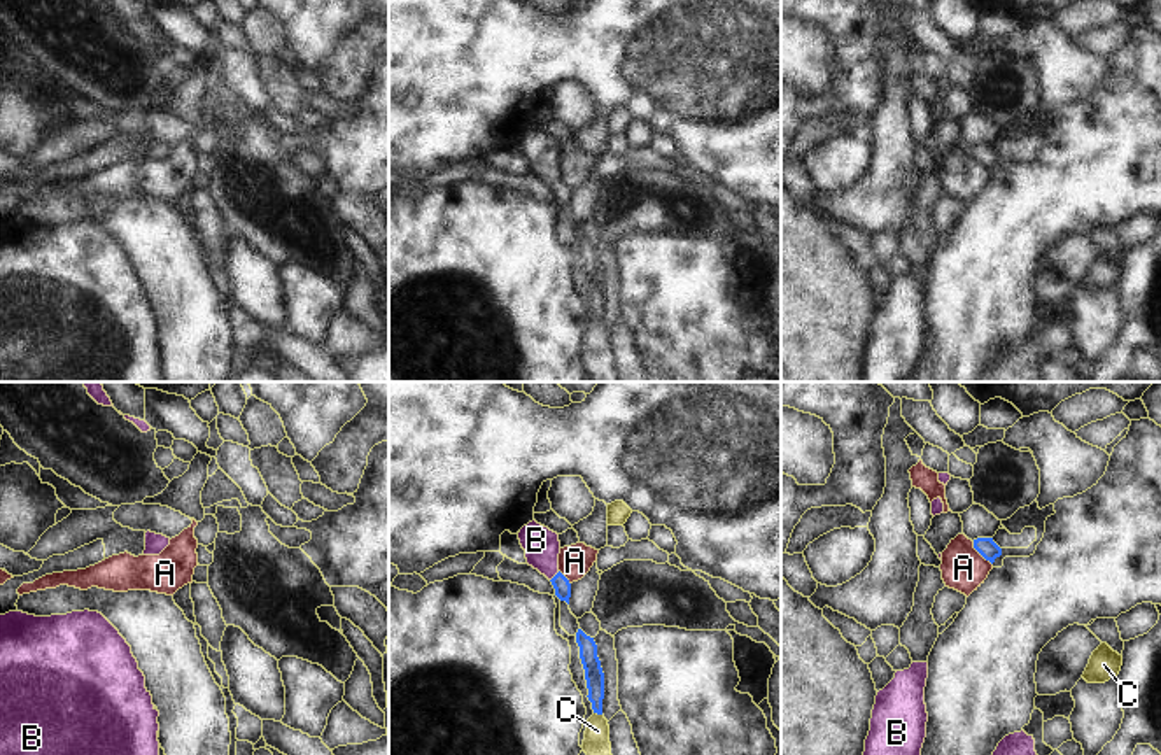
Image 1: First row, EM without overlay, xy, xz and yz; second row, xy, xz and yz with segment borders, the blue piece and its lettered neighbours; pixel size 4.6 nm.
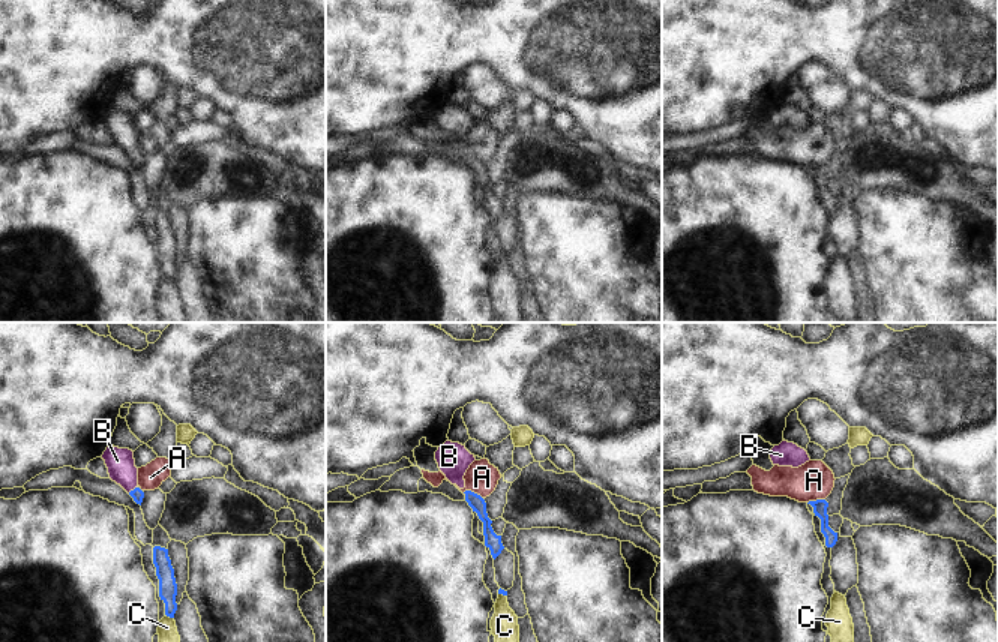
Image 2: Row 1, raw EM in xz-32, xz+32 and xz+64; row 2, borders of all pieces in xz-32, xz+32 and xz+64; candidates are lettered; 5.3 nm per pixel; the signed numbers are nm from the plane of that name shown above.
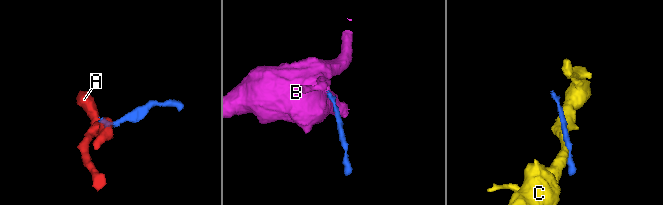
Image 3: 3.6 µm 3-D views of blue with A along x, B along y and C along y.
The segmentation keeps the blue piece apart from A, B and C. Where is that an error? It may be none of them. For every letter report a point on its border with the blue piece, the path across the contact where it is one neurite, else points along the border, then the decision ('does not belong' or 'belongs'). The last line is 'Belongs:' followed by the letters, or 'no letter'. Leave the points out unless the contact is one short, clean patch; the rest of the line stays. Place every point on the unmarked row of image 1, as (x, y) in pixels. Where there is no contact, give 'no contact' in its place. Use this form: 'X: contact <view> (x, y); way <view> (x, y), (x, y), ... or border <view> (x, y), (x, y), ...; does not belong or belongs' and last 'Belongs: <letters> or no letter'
A: contact yz (981, 162); border yz (972, 149), (992, 172); does not belong
B: contact xz (554, 184); way xz (561, 191), (554, 184), (541, 153); belongs
C: contact xz (598, 321); does not belong
Belongs: B

